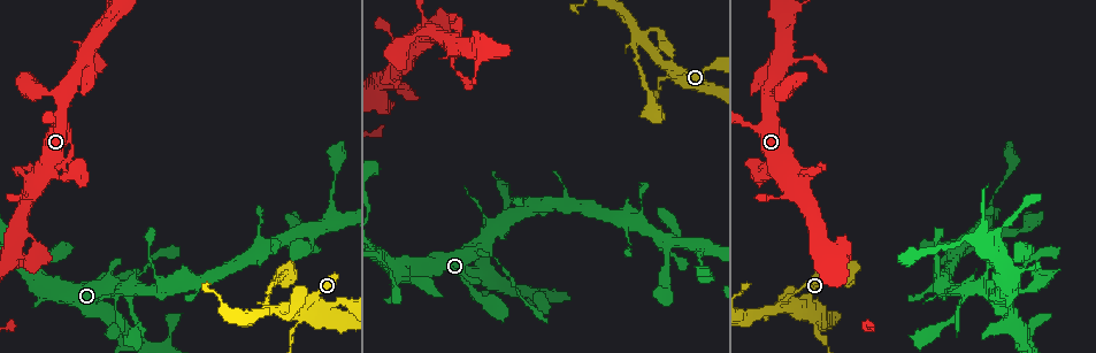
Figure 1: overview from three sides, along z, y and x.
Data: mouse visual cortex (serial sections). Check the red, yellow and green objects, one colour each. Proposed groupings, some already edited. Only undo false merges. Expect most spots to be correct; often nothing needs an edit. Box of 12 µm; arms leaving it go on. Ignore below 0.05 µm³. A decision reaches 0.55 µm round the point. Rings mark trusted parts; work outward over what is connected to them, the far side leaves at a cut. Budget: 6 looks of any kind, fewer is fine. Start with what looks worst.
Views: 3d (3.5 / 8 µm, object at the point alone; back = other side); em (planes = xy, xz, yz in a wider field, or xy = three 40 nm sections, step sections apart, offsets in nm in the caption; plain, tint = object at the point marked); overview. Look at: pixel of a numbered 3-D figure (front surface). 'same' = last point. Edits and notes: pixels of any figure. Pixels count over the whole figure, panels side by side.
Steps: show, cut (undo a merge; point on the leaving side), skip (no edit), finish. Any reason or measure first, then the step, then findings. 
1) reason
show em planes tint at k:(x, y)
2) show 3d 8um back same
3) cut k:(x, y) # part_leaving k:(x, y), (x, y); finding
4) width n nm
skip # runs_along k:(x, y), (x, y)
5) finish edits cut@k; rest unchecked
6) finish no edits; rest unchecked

two arms at a narrow angle
show 3d 8um back at 1:(810, 306)

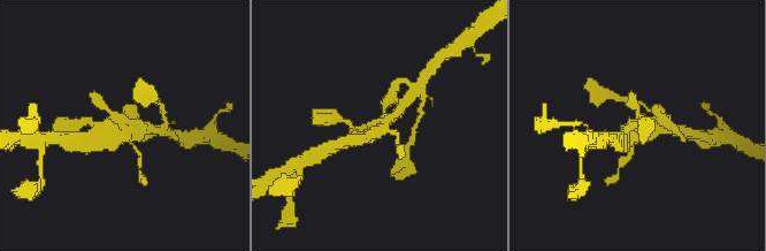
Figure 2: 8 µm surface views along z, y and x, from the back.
show em xy step 5 tint at 2:(124, 127)

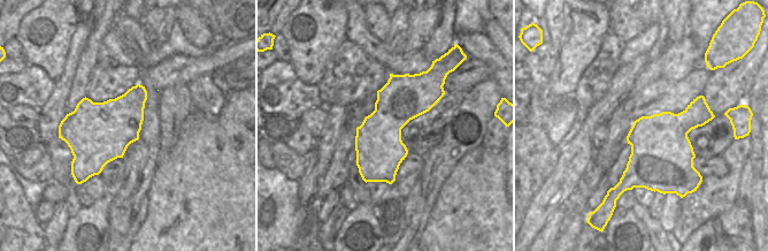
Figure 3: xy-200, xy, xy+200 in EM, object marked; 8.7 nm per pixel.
skip # runs_along 2:(634, 106), (642, 124), (622, 141); one cell here

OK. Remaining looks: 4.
three arms meet
show 3d 3.5um at 1:(484, 245)

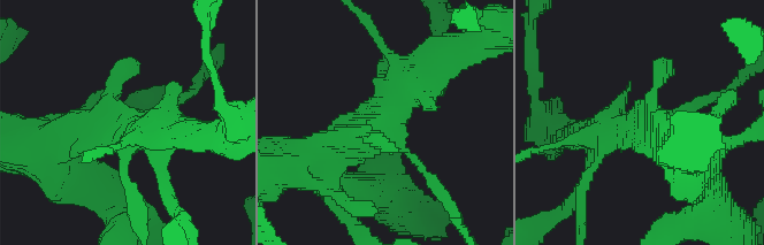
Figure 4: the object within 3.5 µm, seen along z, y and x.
skip # runs_along 4:(312, 154), (368, 134), (432, 69); one cell here

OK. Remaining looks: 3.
thin arm on a thick one
show 3d 3.5um at 1:(669, 241)

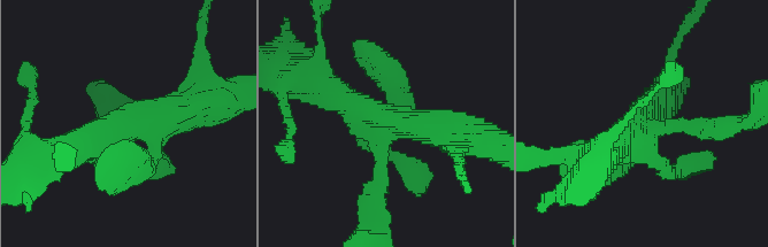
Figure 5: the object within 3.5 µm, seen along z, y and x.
show em xy step 1 tint at 5:(640, 130)

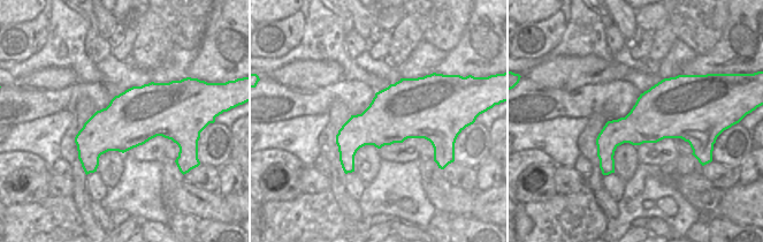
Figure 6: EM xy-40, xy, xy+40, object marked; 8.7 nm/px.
skip # runs_along 5:(321, 84), (451, 140); continuous, no second cell

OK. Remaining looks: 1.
finish no edits; rest unchecked

